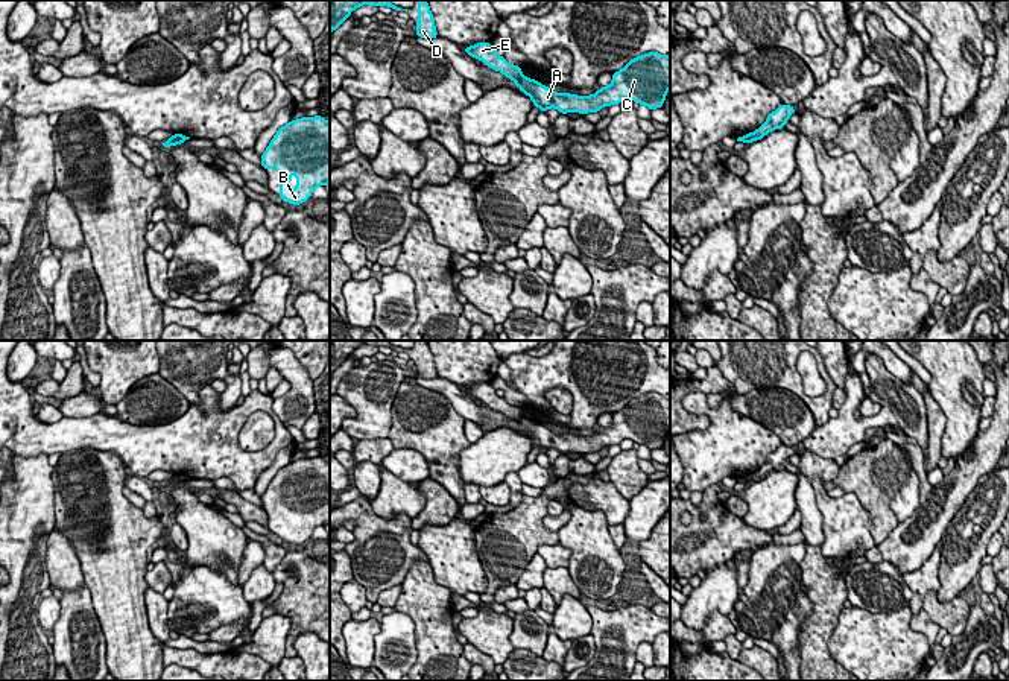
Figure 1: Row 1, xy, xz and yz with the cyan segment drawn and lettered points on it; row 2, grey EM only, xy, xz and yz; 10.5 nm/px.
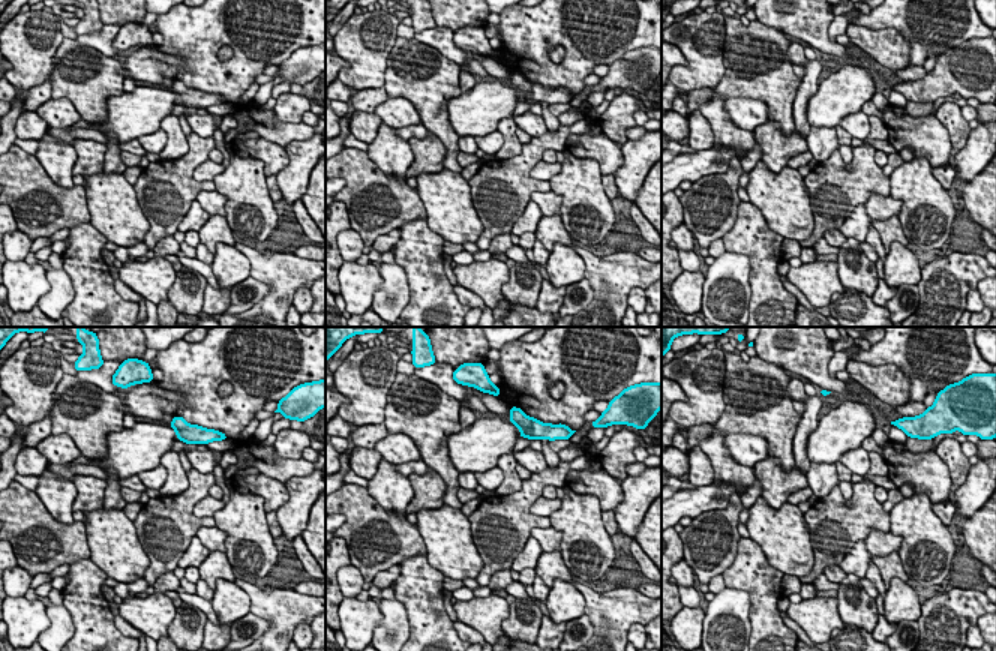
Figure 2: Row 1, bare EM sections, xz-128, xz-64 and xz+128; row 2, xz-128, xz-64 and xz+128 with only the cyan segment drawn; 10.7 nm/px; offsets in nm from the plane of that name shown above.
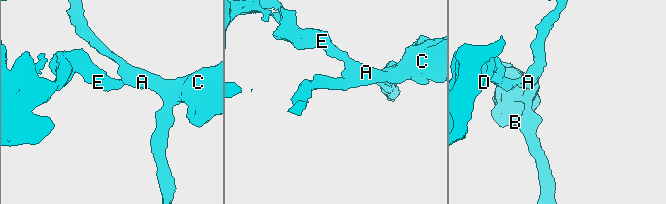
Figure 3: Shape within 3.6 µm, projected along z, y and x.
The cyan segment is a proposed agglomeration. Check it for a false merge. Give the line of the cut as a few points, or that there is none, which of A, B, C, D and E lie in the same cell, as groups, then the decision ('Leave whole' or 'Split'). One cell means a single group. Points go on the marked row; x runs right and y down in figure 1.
Split along xz (521, 75), (515, 82). Groups: A B C / D E. Split

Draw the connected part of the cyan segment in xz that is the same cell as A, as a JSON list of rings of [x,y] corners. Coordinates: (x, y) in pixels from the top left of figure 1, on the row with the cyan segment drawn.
[[[650,52],[631,59],[622,70],[612,73],[609,87],[602,87],[593,96],[555,93],[526,76],[515,84],[541,111],[556,108],[561,114],[597,112],[603,106],[618,105],[623,99],[631,99],[638,105],[644,103],[652,111],[663,108],[670,90],[670,56]]]

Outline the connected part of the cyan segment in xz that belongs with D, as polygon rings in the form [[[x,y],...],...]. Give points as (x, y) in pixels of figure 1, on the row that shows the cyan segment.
[[[418,0],[418,23],[415,26],[416,26],[416,36],[427,40],[438,38],[433,14],[425,0]]]

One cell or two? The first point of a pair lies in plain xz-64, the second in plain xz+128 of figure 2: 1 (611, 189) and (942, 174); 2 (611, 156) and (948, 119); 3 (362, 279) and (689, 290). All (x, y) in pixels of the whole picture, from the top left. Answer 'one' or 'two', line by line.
1: one
2: two
3: one

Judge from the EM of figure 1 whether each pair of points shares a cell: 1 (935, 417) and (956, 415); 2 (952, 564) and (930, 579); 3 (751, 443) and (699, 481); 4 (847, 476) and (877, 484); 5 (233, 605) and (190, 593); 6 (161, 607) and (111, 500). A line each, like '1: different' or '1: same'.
1: different
2: different
3: same
4: same
5: same
6: different

